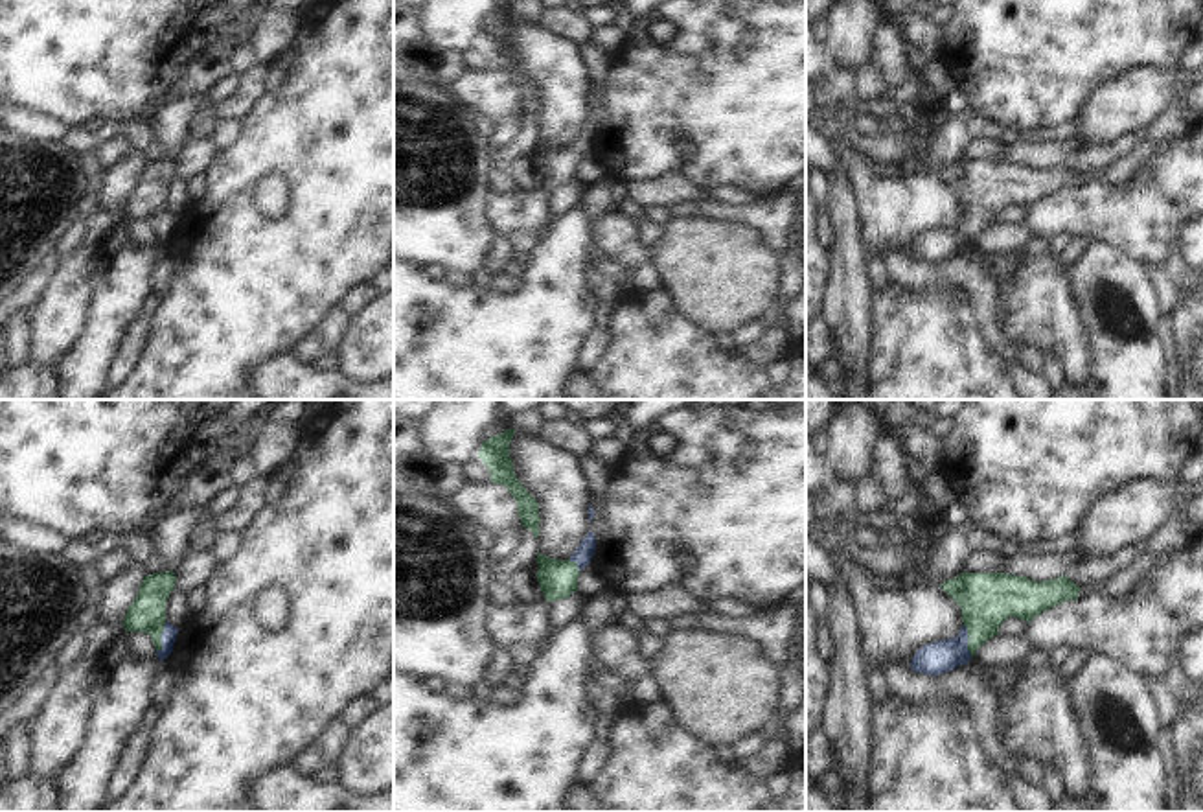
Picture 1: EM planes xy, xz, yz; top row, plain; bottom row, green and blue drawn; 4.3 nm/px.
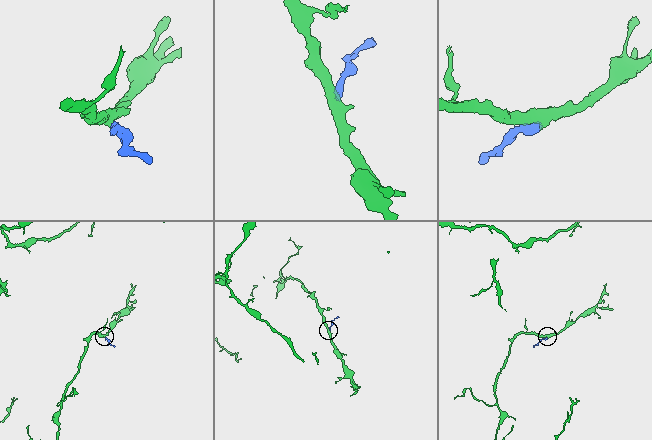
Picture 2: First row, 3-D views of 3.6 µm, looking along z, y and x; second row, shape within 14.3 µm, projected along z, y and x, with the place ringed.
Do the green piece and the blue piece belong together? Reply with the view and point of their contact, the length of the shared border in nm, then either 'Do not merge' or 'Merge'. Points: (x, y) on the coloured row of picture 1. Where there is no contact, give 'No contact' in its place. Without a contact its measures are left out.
Touches green at yz (968, 641). Shared border 150 nm. Merge.

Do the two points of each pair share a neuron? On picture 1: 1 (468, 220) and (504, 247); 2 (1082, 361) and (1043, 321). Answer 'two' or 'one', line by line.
1: two
2: one

